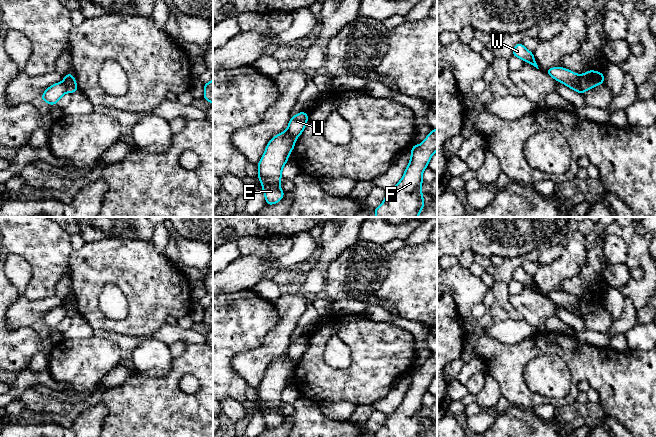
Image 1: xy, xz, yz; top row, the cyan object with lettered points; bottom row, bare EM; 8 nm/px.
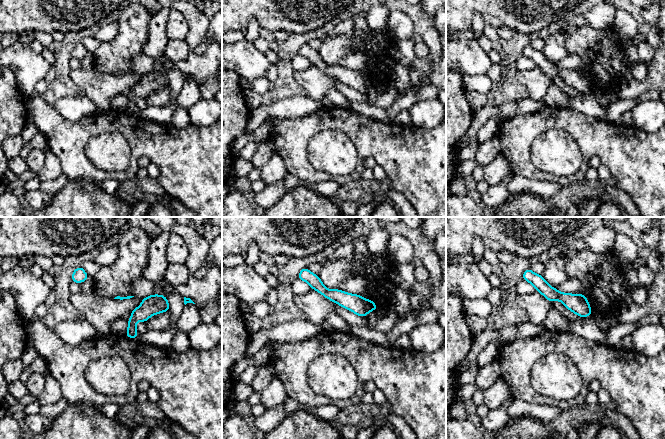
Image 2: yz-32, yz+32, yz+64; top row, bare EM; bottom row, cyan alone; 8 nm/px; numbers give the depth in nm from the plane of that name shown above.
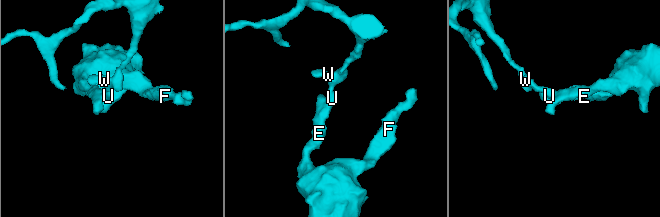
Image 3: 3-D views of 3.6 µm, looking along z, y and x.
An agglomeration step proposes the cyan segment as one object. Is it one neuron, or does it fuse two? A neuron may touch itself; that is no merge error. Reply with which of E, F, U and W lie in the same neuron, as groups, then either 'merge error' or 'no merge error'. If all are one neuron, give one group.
groups E F / U W; merge error

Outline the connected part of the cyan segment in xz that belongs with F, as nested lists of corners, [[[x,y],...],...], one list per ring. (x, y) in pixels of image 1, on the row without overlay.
[[[432,353],[423,367],[412,370],[410,386],[402,403],[386,416],[385,424],[374,437],[420,437],[426,429],[421,415],[422,397],[436,375],[437,353]]]

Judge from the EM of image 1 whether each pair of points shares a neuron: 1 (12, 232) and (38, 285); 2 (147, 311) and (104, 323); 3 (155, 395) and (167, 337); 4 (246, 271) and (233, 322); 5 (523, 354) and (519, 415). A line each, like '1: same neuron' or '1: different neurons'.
1: same neuron
2: same neuron
3: different neurons
4: different neurons
5: different neurons

